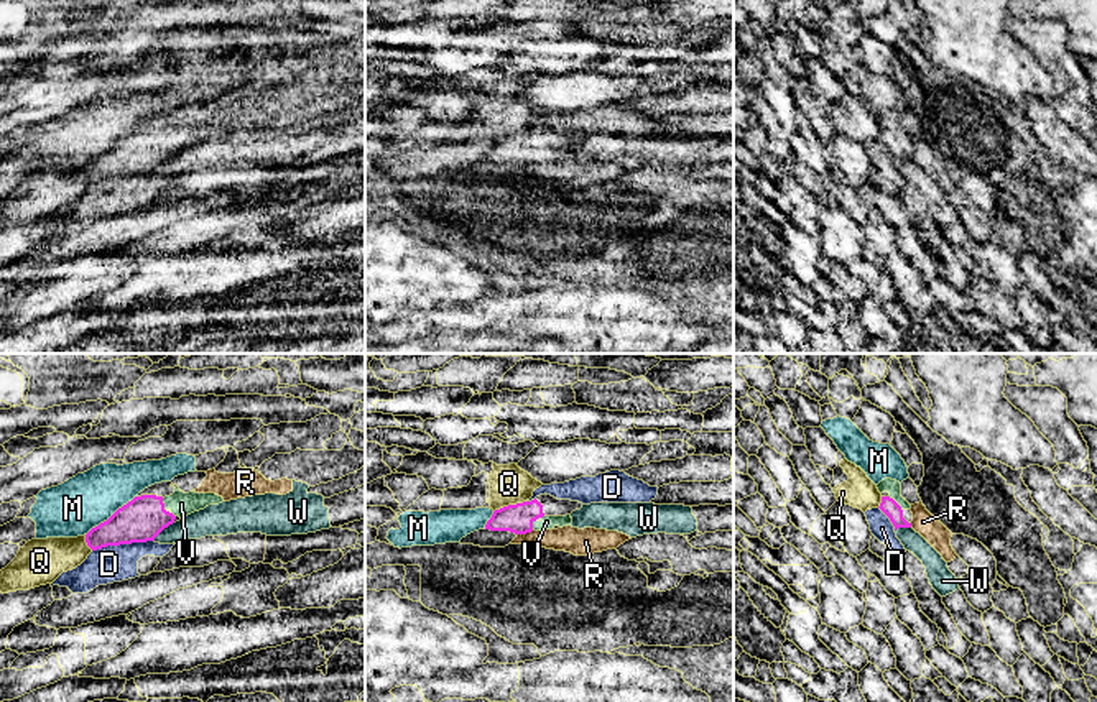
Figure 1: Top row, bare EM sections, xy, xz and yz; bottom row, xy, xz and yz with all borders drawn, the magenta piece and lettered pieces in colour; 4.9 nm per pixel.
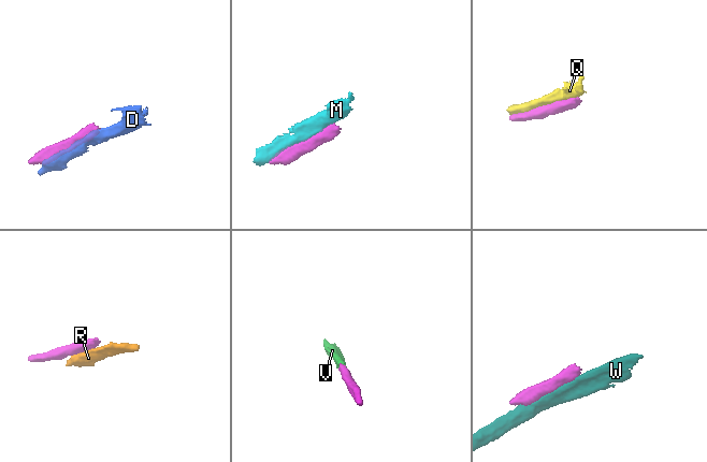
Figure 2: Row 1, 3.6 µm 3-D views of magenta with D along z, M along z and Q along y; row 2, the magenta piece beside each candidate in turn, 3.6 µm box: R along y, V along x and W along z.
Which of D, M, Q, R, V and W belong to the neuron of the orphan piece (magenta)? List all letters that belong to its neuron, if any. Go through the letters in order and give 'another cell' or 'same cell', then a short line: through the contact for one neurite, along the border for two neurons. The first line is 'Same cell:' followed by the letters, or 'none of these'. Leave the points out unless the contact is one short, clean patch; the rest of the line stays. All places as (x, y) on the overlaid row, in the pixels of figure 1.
Same cell: V
D: another cell
M: another cell
Q: another cell
R: another cell | xz (532, 530), (517, 535)
V: same cell | yz (888, 505), (897, 503), (893, 487)
W: another cell

